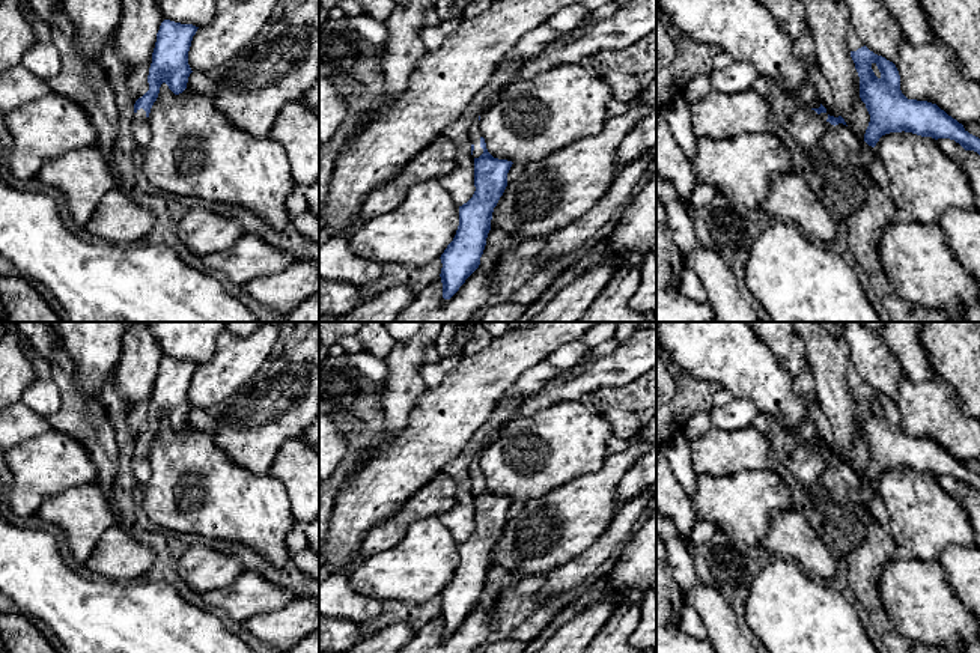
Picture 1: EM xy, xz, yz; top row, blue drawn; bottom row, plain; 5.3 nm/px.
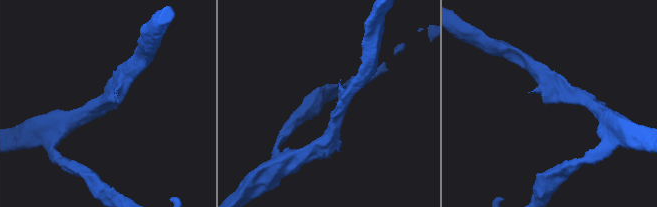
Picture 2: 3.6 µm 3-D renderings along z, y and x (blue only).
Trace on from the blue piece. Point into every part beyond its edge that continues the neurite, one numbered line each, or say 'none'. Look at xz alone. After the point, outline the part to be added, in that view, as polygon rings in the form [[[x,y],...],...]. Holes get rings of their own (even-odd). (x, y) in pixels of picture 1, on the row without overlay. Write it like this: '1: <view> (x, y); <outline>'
1: xz (474, 471); [[[498,429],[500,430],[500,429]],[[498,430],[492,432],[489,435],[489,438],[485,441],[485,445],[483,448],[497,436]],[[482,448],[482,450],[483,450]],[[480,450],[480,451],[482,451]],[[479,451],[479,453],[480,453]],[[479,453],[476,454],[476,457],[473,459],[471,465],[470,465],[470,475],[471,475],[471,480],[474,481],[474,487],[473,487],[473,495],[479,495],[482,491],[483,491],[483,486],[480,484],[480,468],[479,468]]]

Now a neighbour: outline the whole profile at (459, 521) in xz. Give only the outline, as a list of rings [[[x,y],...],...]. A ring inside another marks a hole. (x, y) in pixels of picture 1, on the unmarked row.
[[[456,504],[440,515],[438,521],[452,533],[455,542],[459,545],[467,540],[476,528],[474,506]]]

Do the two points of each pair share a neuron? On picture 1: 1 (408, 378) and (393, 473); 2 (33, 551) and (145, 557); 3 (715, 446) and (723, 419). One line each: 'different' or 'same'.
1: different
2: different
3: different

